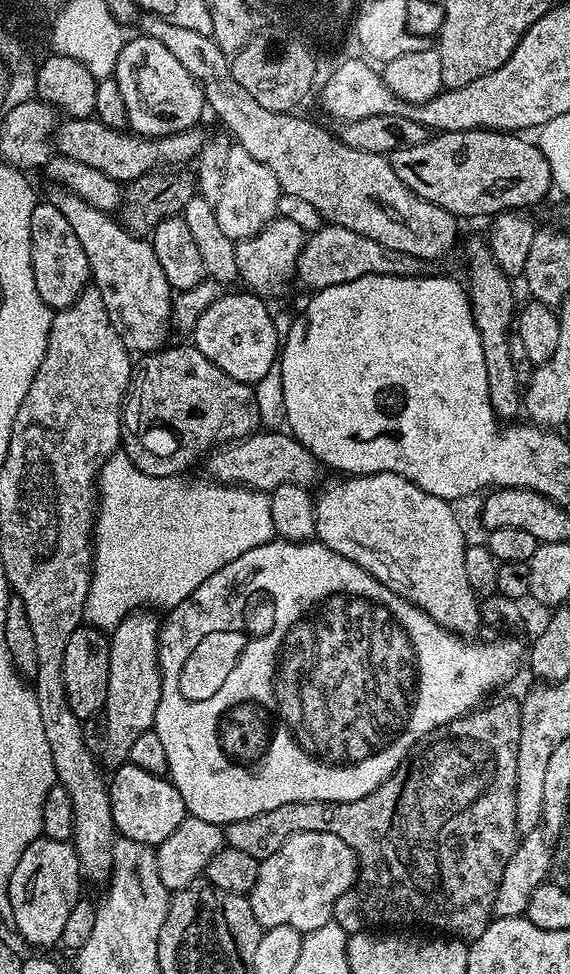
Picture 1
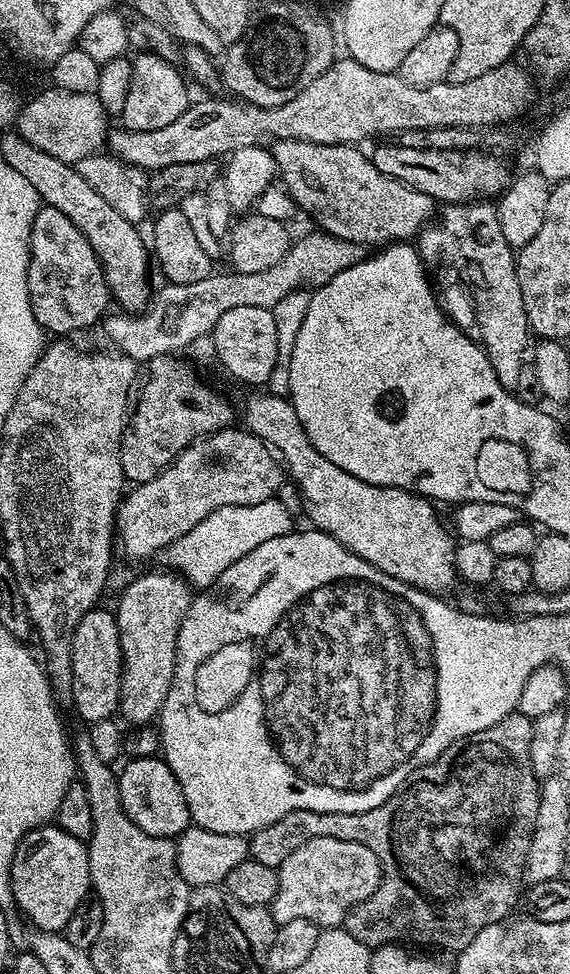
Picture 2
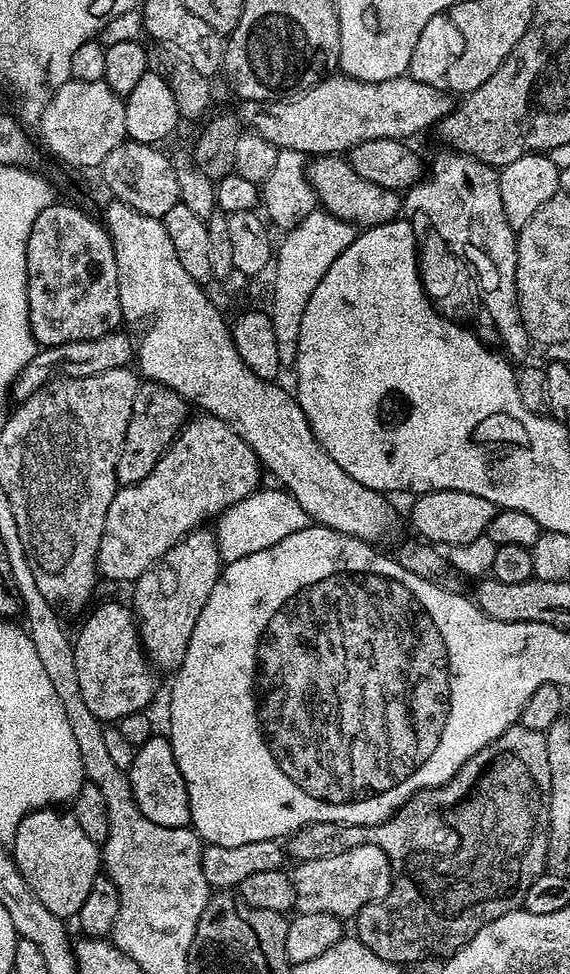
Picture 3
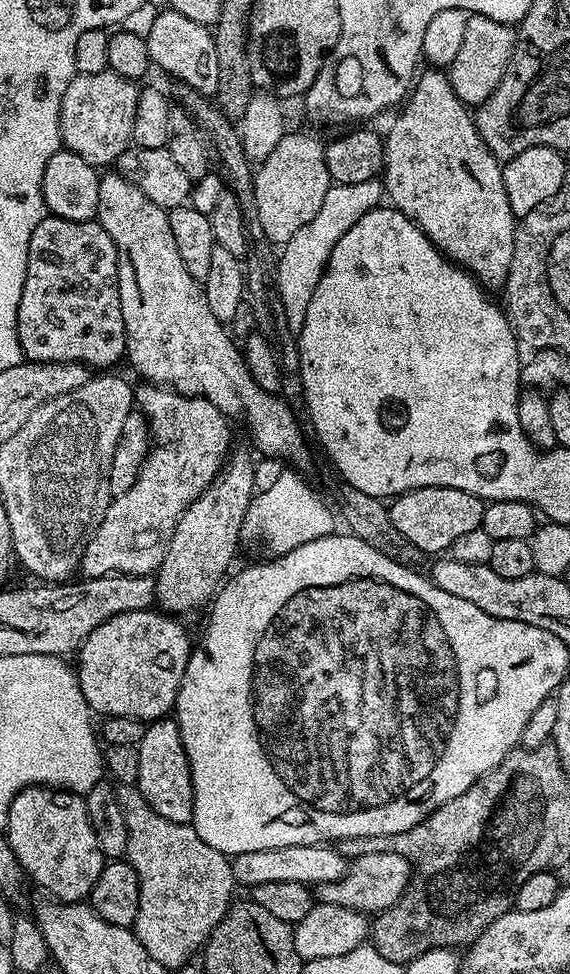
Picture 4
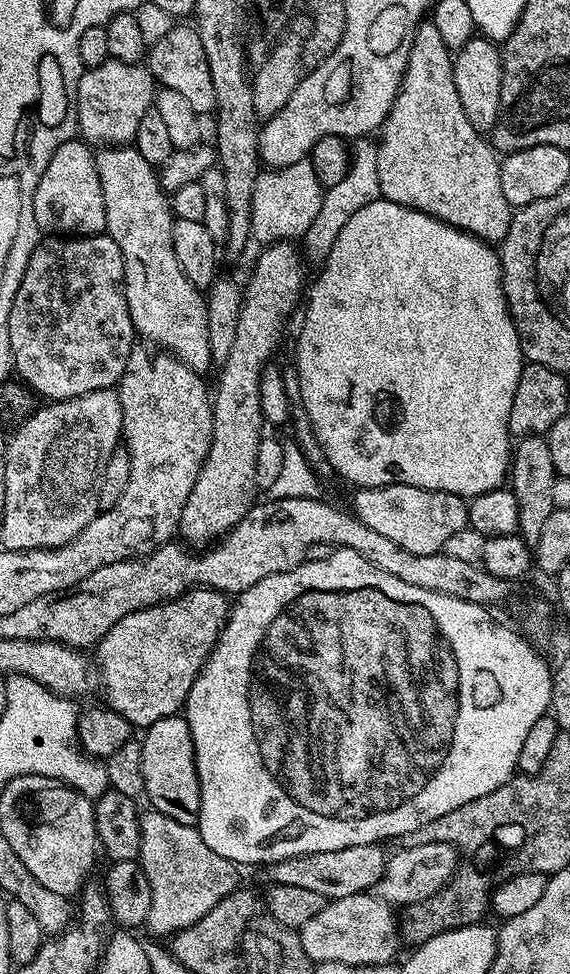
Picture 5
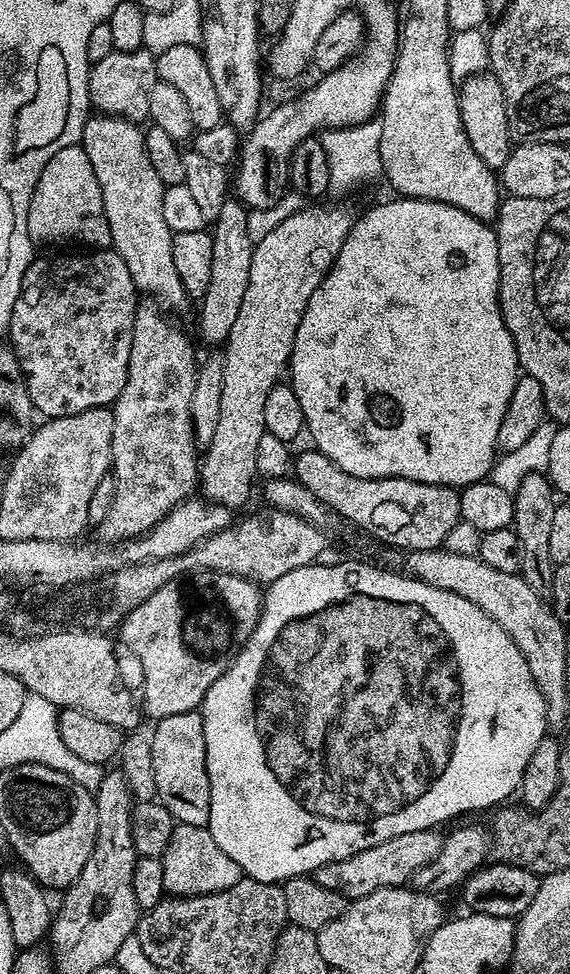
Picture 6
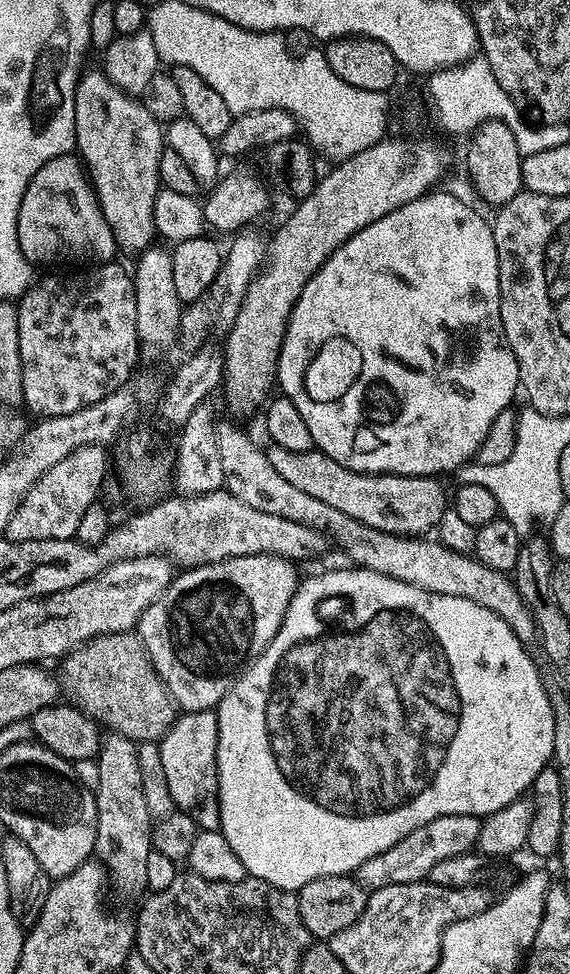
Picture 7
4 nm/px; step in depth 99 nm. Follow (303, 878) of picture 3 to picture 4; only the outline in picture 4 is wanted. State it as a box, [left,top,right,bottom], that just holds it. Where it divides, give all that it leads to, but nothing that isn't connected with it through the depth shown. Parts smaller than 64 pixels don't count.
[314,852,412,914]

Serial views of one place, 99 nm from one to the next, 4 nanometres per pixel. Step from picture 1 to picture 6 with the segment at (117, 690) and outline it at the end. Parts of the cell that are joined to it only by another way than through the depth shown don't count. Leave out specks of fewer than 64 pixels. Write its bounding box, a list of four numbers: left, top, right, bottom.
[198,206,354,510]

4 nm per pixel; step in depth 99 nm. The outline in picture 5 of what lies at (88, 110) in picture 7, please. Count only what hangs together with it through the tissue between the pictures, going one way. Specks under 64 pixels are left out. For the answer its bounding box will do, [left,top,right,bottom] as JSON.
[96,146,212,373]

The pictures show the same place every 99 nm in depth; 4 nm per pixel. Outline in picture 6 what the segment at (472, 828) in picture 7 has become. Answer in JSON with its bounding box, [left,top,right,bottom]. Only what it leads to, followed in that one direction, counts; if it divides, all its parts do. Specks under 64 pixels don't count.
[314,828,445,901]

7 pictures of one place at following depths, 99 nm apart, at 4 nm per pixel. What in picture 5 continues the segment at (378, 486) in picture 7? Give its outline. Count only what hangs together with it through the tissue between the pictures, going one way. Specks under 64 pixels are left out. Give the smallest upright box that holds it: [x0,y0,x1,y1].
[350,484,468,554]

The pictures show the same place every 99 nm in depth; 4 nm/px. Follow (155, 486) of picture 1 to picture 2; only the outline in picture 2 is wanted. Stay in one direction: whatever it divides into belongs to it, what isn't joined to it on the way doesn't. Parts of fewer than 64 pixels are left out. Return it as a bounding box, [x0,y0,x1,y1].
[163,498,293,590]

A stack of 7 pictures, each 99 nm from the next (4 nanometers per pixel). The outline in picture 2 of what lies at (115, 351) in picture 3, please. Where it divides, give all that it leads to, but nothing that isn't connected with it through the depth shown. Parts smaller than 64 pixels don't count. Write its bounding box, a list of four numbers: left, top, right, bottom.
[95,230,366,362]

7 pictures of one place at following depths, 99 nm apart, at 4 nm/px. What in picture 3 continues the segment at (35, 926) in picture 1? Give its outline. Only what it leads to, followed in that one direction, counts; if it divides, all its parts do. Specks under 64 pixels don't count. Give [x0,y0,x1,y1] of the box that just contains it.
[10,806,102,918]

